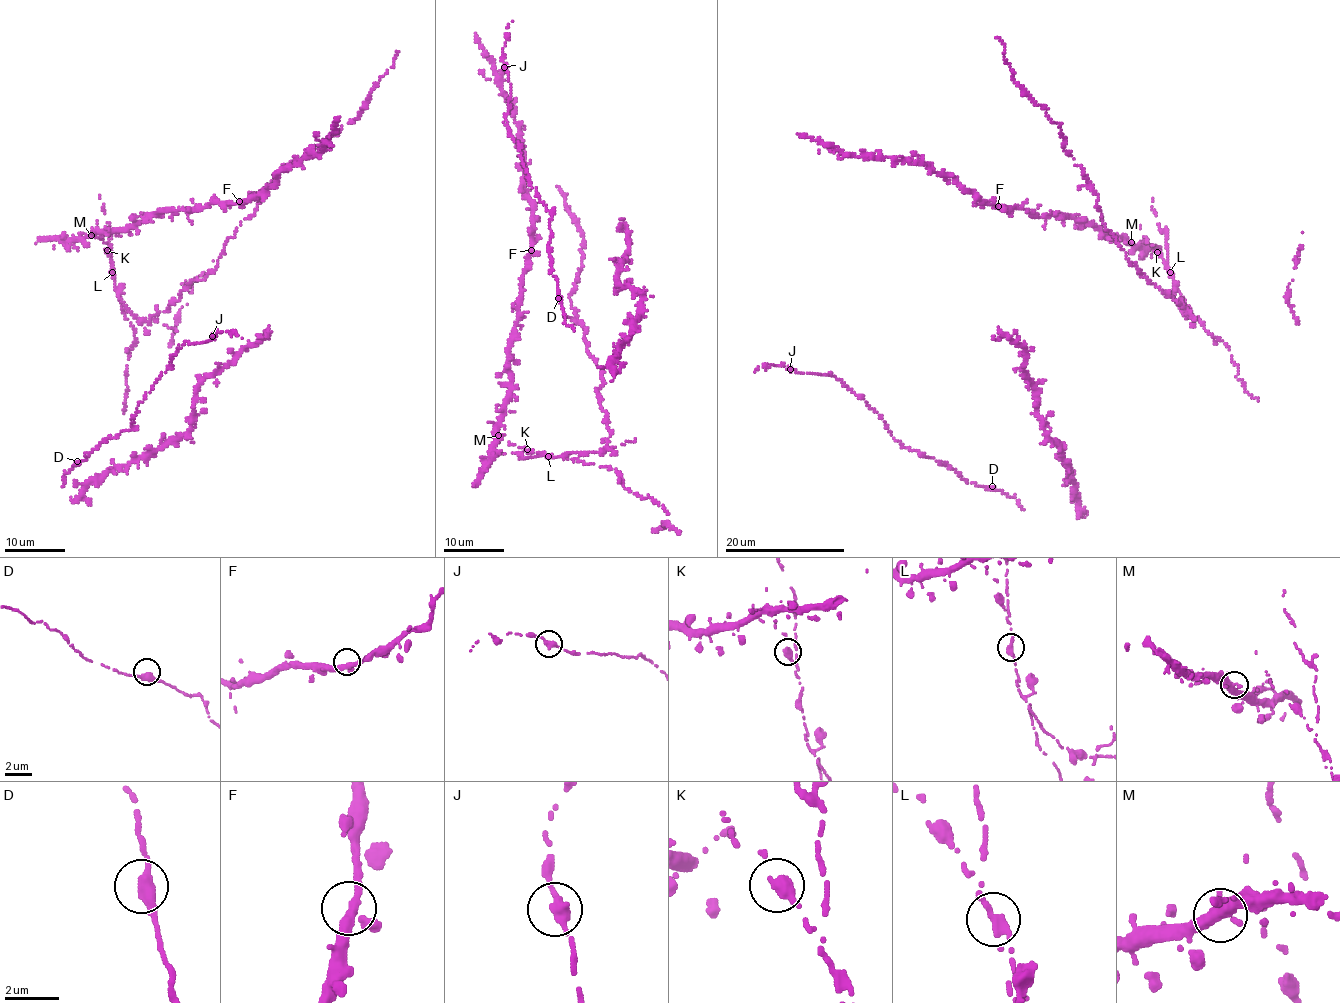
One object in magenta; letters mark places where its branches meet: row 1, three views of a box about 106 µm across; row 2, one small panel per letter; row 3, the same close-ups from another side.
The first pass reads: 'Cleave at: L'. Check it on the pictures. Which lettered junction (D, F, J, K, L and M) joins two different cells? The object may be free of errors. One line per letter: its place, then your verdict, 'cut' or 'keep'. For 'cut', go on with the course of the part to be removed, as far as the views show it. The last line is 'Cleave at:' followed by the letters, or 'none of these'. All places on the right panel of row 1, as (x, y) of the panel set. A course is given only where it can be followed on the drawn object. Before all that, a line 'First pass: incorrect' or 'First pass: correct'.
First pass: correct
D: place (992, 486); keep
F: place (998, 206); keep
J: place (790, 369); keep
K: place (1157, 252); keep
L: place (1170, 272); cut; course (1169, 272), (1187, 314), (1140, 276), (1102, 224), (1098, 195), (1063, 148), (1060, 124), (1014, 80), (997, 37)
M: place (1131, 242); keep
Cleave at: L

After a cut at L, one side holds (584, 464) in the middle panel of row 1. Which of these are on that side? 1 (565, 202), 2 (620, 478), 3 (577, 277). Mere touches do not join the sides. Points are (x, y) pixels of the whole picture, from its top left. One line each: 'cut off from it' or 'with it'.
1: cut off from it
2: with it
3: cut off from it

